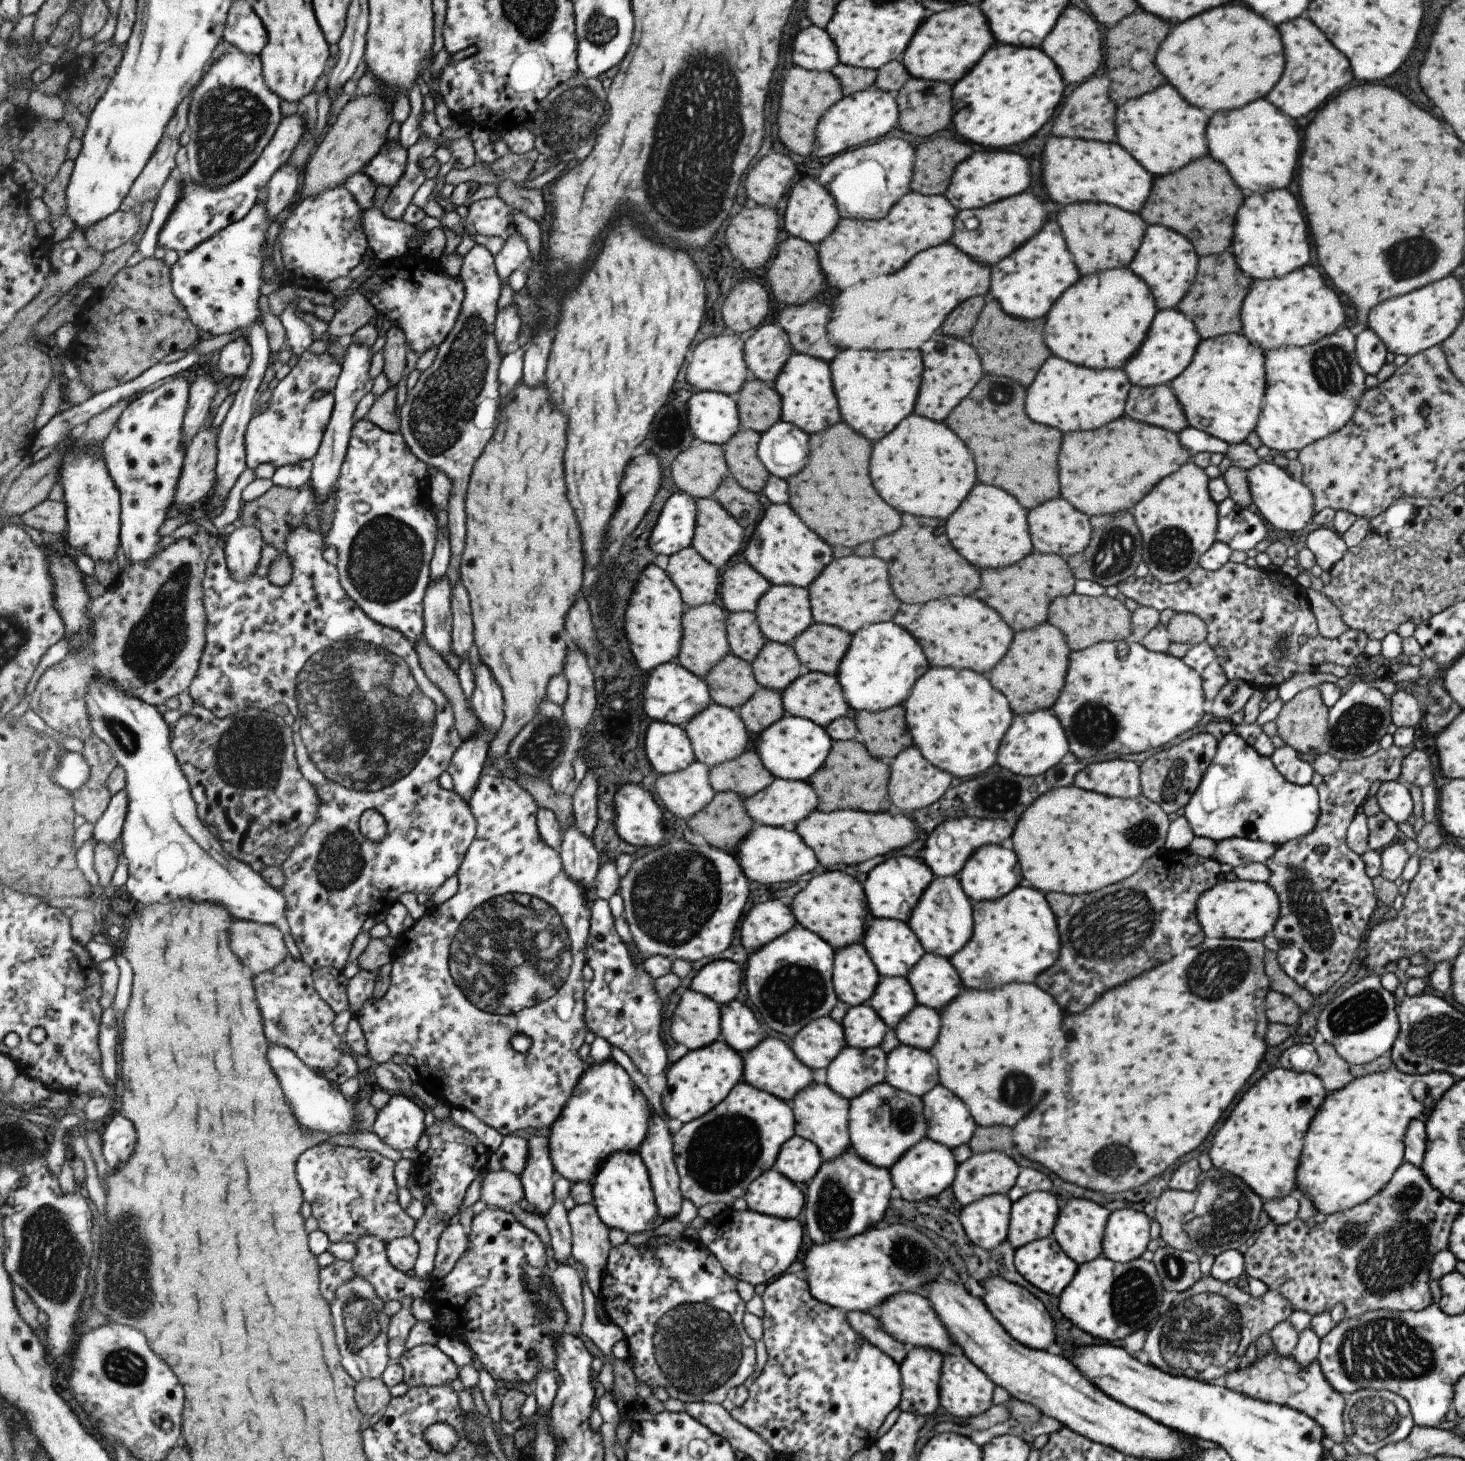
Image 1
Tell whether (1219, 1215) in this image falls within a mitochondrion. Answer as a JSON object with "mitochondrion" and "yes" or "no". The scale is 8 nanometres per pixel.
{"mitochondrion":"yes"}

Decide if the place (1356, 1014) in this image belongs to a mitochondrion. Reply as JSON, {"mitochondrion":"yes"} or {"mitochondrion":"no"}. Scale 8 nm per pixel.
{"mitochondrion":"yes"}

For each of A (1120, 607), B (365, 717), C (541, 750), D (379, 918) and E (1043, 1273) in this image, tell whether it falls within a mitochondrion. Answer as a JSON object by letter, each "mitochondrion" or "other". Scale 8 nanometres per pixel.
{"A":"other","B":"mitochondrion","C":"mitochondrion","D":"other","E":"other"}

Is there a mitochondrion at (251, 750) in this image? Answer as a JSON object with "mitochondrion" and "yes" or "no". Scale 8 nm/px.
{"mitochondrion":"yes"}

